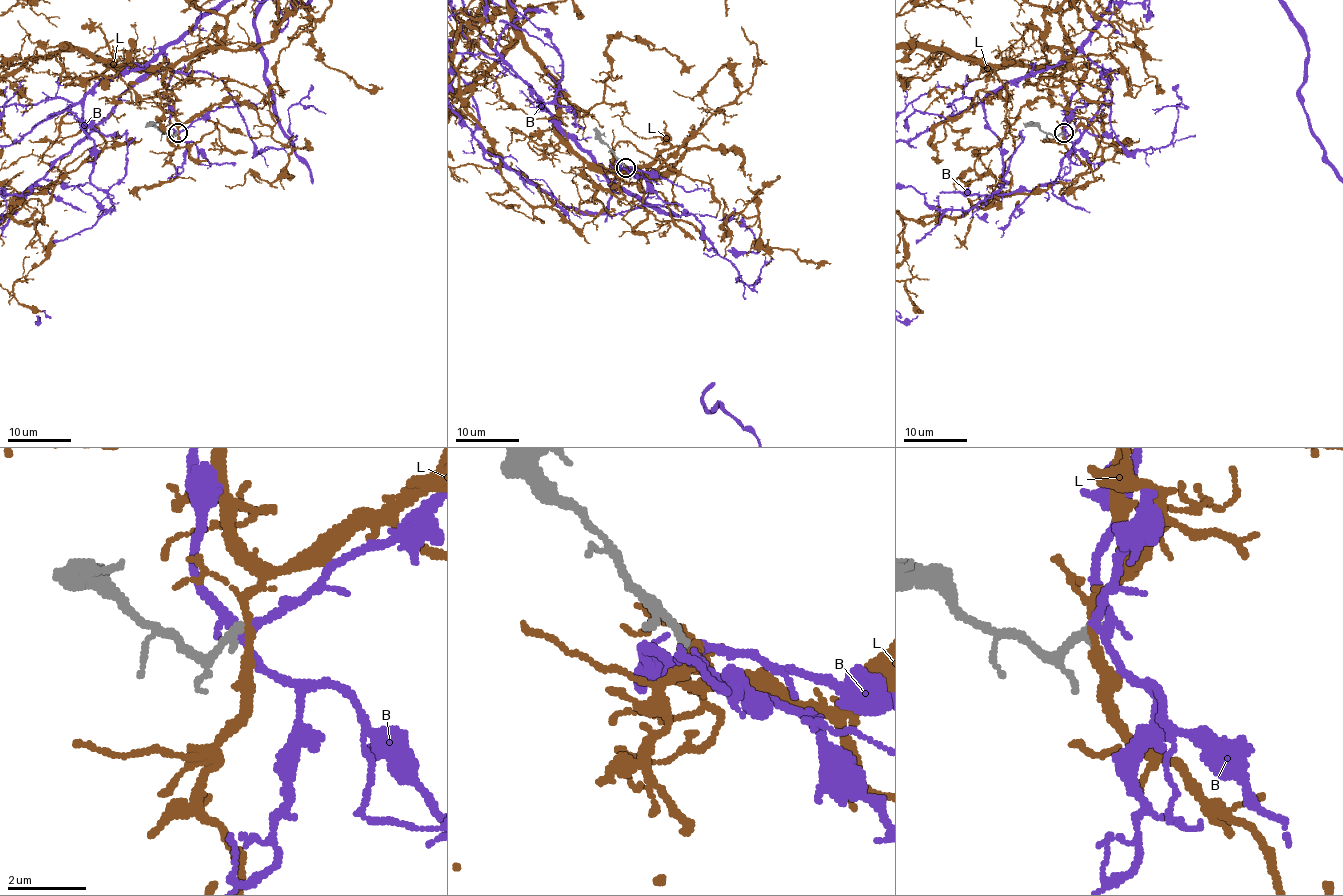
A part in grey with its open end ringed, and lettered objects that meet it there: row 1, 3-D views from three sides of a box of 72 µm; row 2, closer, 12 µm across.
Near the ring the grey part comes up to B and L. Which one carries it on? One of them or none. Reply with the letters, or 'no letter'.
no letter

